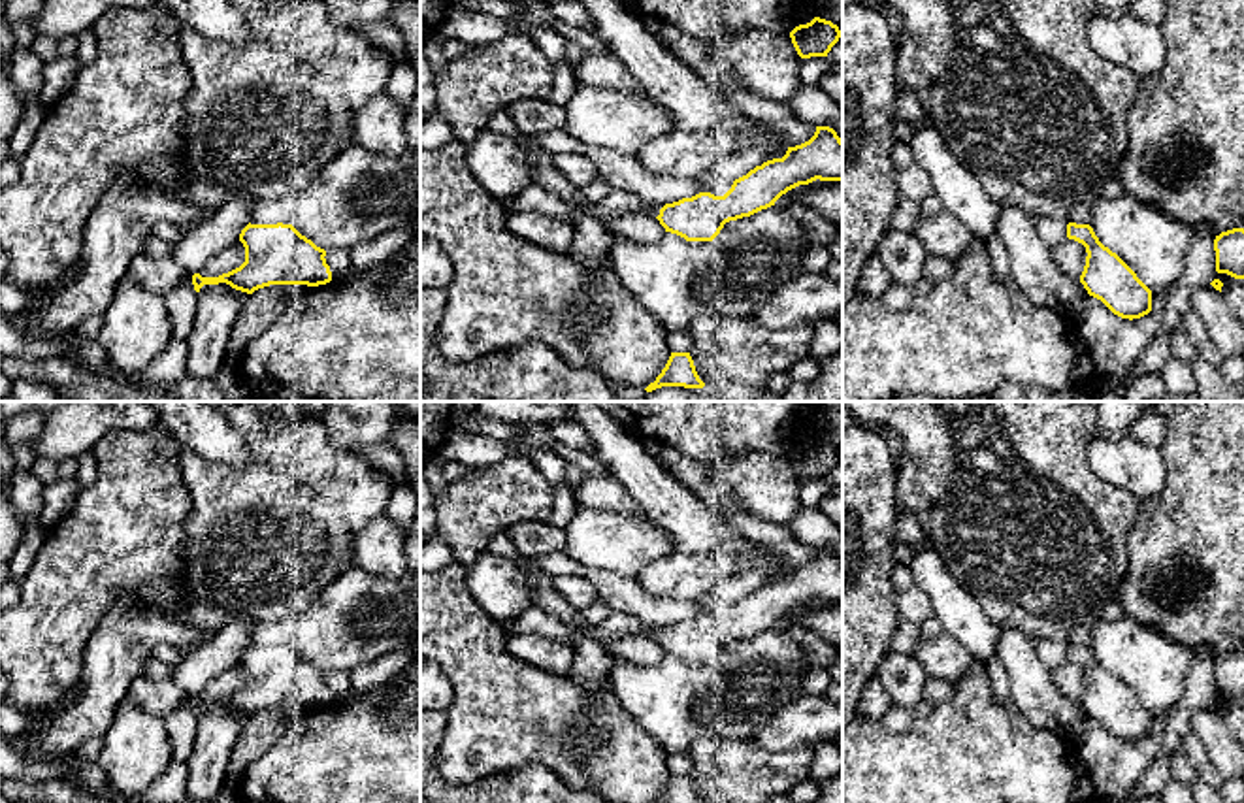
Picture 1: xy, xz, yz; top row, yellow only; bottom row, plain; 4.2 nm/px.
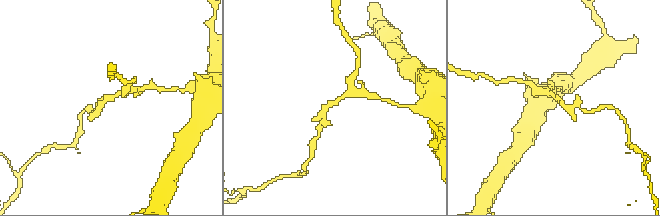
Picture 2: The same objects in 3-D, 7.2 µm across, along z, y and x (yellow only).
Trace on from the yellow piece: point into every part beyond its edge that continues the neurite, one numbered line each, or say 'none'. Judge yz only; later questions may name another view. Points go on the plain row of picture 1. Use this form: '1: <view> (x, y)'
none

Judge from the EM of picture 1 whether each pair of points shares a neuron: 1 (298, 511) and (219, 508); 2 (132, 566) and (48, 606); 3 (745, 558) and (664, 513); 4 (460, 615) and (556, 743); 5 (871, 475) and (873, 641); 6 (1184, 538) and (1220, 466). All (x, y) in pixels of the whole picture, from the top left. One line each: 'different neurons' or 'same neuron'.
1: same neuron
2: same neuron
3: same neuron
4: same neuron
5: same neuron
6: same neuron

